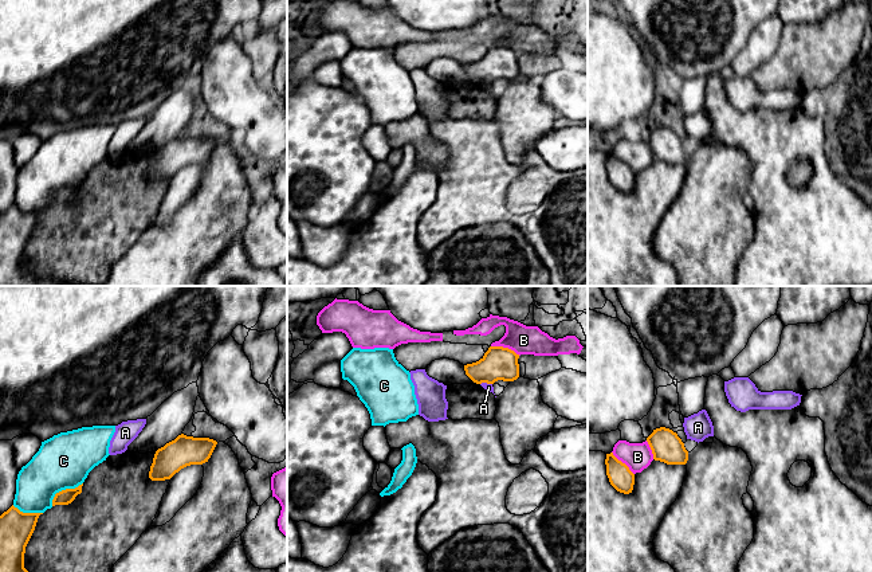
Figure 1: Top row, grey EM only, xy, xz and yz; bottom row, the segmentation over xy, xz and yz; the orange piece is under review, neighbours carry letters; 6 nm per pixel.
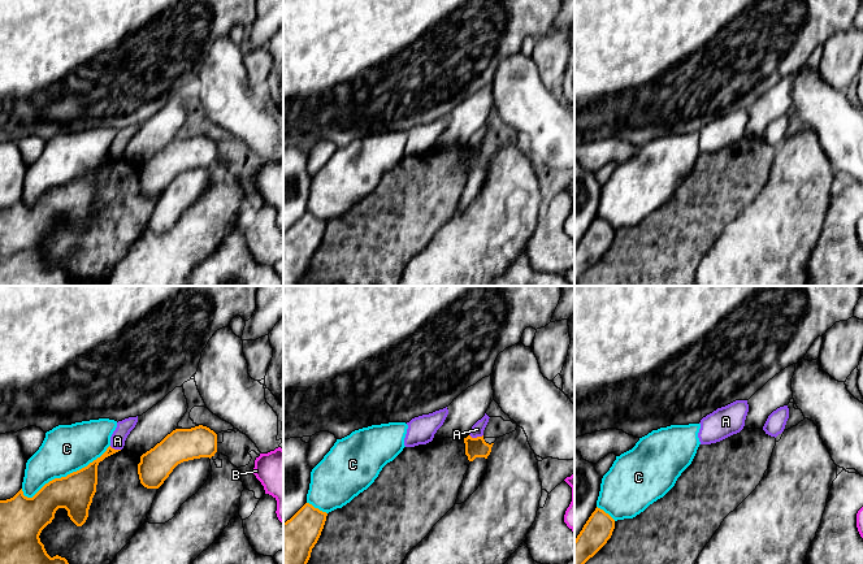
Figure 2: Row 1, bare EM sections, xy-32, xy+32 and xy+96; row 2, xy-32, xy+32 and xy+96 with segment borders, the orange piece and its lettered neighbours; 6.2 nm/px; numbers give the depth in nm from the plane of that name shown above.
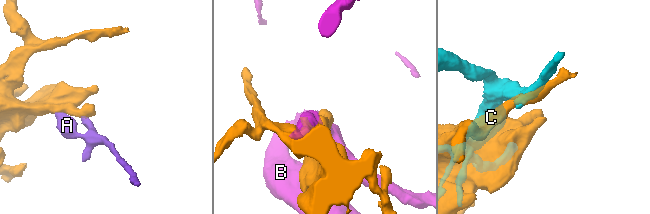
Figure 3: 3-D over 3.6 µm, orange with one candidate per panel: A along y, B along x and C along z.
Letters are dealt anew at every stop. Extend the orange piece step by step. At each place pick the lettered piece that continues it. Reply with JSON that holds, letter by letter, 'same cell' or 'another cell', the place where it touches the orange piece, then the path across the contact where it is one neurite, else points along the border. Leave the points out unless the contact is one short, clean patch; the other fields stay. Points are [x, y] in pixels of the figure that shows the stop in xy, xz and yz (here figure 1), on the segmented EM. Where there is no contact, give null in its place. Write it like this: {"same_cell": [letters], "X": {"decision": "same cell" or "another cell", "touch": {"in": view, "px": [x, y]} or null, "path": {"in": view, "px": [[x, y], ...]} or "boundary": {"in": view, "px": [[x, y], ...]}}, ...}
{"same_cell": [], "A": {"decision": "another cell", "touch": {"in": "xz", "px": [486, 382]}}, "B": {"decision": "another cell", "touch": {"in": "xz", "px": [506, 348]}}, "C": {"decision": "another cell", "touch": {"in": "xy", "px": [63, 490]}}}

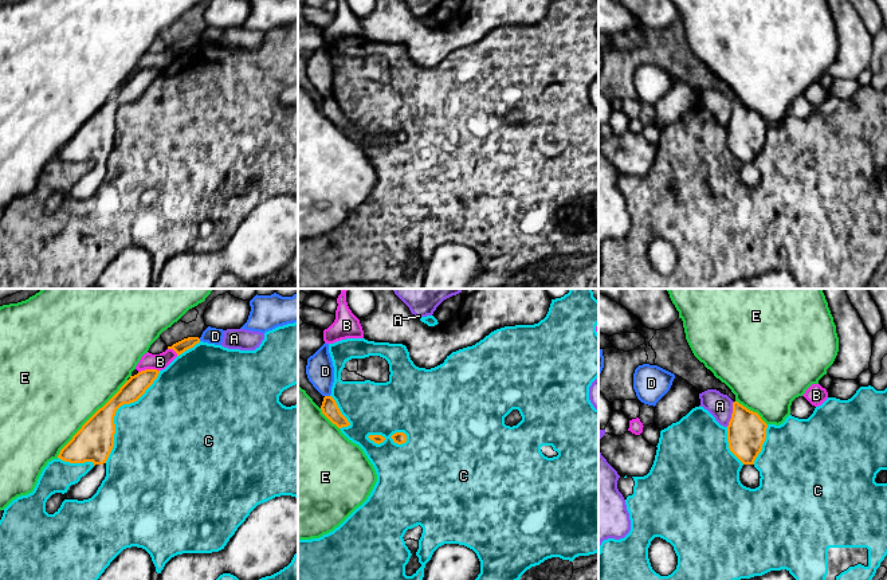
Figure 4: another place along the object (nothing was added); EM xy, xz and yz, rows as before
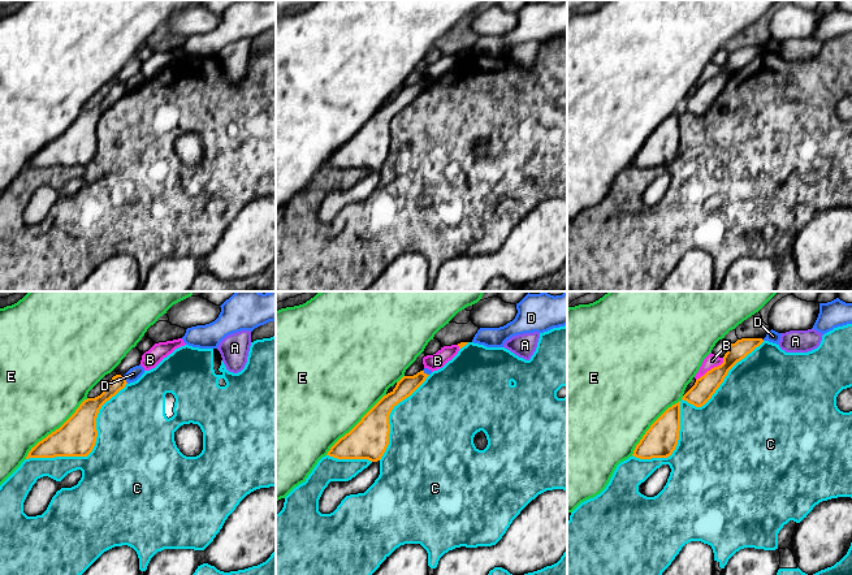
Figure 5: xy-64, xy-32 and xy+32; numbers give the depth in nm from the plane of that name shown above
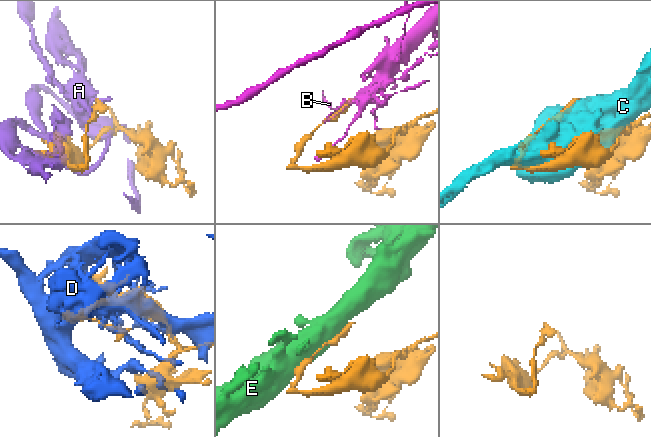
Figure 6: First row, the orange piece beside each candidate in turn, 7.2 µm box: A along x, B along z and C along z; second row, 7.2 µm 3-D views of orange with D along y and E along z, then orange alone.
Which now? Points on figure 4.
{"same_cell": [], "A": {"decision": "another cell", "touch": {"in": "yz", "px": [732, 414]}}, "B": {"decision": "another cell", "touch": {"in": "xy", "px": [148, 369]}}, "C": {"decision": "another cell", "touch": {"in": "xy", "px": [116, 411]}}, "D": {"decision": "another cell", "touch": {"in": "xz", "px": [328, 396]}}, "E": {"decision": "another cell", "touch": {"in": "xy", "px": [89, 419]}}}

